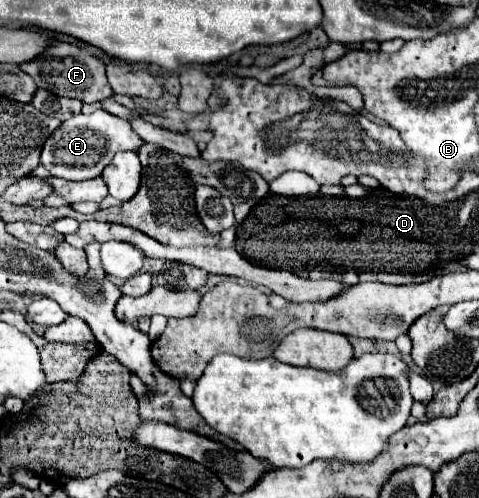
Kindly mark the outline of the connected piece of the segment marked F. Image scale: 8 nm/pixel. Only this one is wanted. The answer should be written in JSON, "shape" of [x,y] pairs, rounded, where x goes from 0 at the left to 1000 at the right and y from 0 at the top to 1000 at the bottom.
{"shape":[[[109,86],[88,110],[71,114],[63,127],[46,127],[42,135],[79,167],[84,179],[96,179],[121,195],[154,195],[175,207],[196,207],[238,191],[213,122],[146,86]]]}

